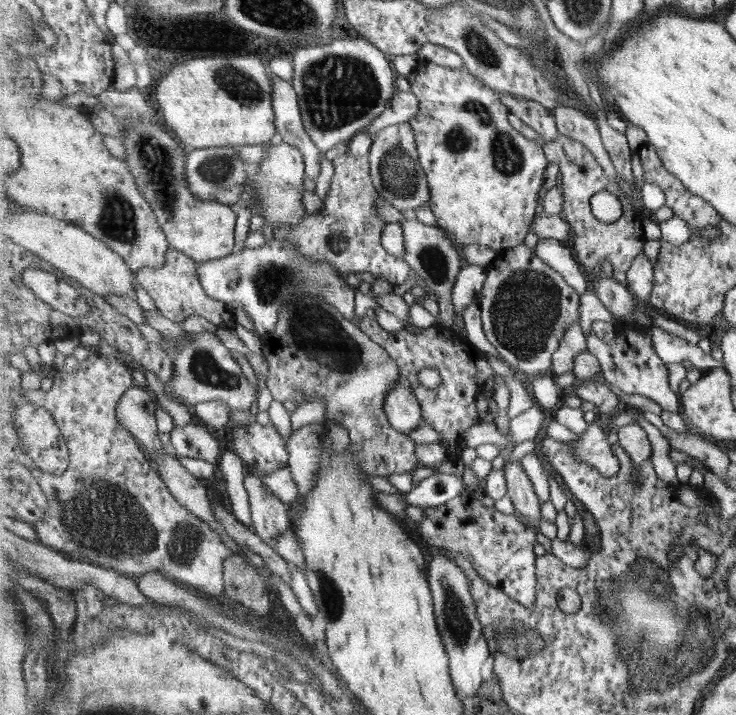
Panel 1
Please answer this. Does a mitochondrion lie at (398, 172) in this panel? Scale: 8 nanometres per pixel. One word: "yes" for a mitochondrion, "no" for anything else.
yes

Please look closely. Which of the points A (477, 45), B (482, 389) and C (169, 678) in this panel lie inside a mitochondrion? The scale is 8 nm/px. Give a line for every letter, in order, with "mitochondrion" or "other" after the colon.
A: mitochondrion
B: other
C: other

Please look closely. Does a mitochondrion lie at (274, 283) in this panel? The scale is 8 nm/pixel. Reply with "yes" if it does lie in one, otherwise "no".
yes

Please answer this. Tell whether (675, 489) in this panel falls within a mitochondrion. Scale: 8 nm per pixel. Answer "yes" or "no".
no

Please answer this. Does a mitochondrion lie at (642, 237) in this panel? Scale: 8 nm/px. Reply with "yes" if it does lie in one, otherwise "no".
no

